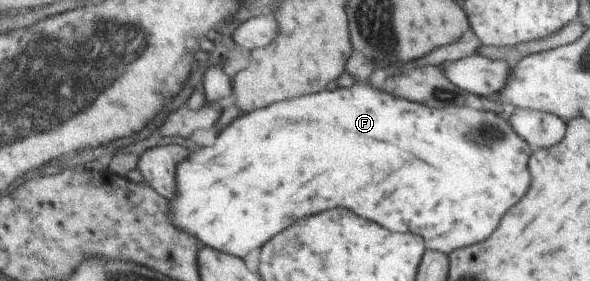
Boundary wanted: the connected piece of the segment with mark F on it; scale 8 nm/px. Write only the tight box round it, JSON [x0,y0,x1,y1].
[169,82,533,258]

